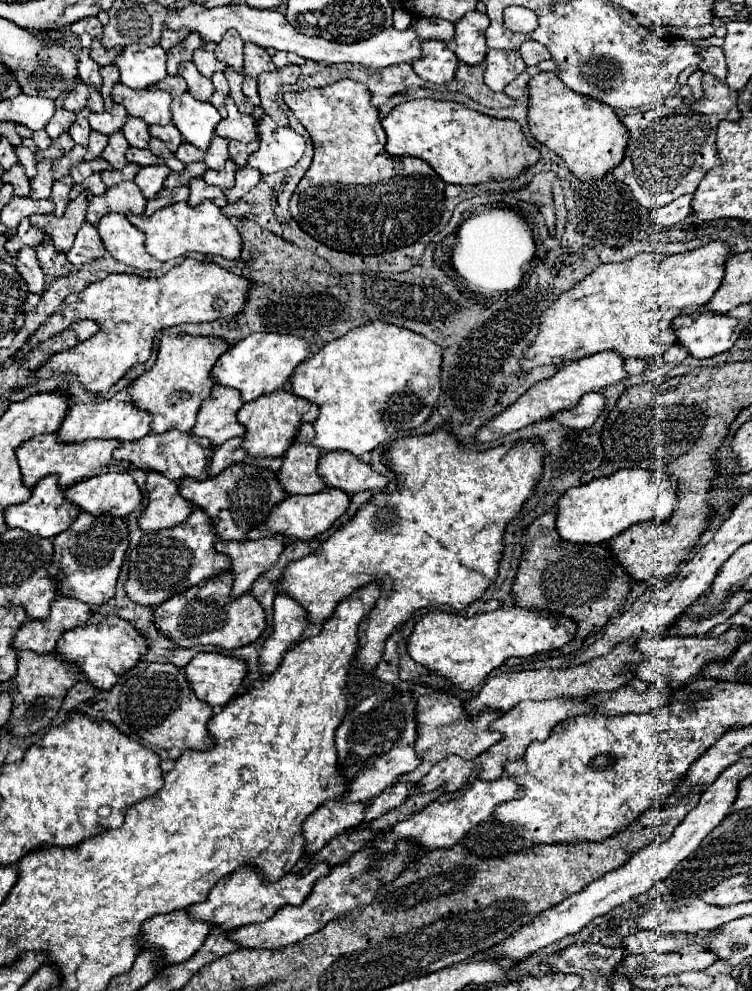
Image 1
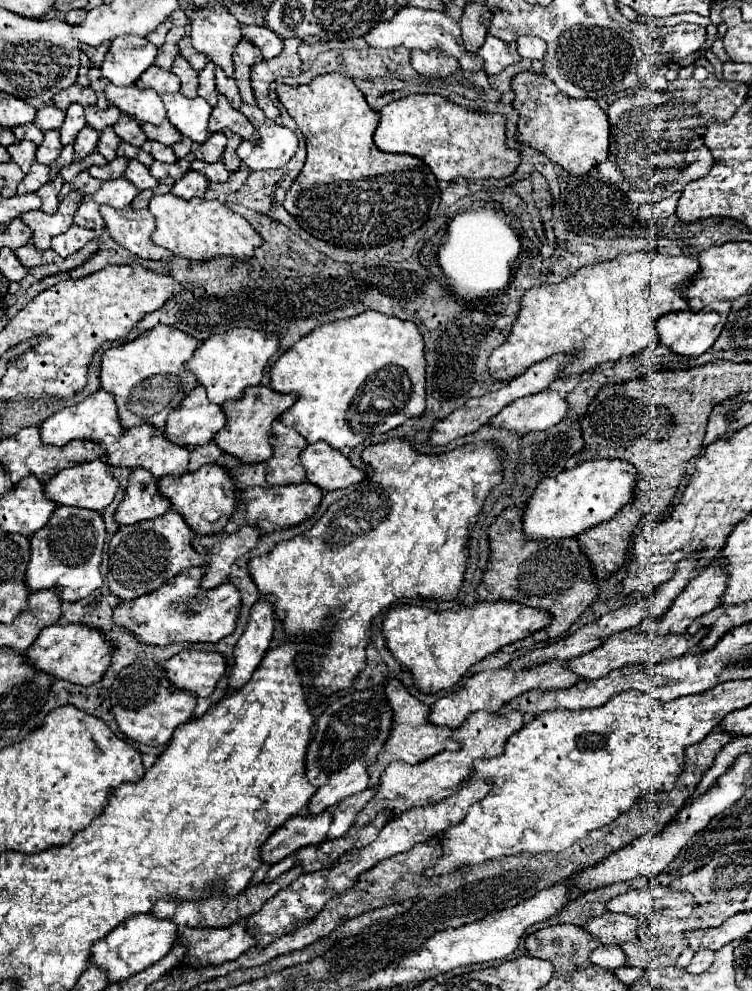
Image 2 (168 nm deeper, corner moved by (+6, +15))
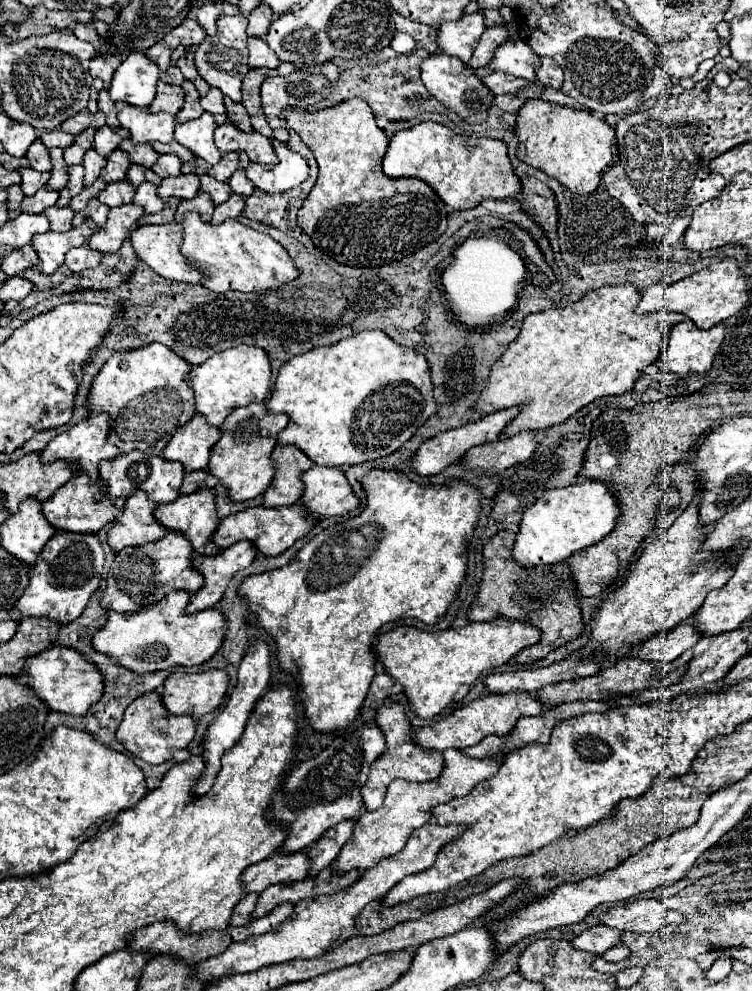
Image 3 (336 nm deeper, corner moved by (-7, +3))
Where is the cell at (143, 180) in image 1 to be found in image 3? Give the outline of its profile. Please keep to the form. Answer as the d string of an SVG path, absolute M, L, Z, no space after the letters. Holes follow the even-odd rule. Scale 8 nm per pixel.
M143 182L143 184L139 184L133 202L135 202L135 204L141 204L147 214L159 212L159 210L163 210L163 206L165 206L165 200L157 194L157 186L155 186L153 182Z

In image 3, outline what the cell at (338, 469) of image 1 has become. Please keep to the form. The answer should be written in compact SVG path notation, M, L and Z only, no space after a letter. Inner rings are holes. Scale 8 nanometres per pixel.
M313 466L303 472L301 480L305 482L301 502L321 518L341 516L359 506L359 498L339 468Z

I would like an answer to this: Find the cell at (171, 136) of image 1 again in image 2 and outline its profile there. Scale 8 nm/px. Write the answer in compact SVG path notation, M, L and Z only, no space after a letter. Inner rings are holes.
M164 120L160 126L152 126L152 124L142 124L142 130L144 134L148 136L148 140L156 140L156 142L162 142L164 146L172 146L176 142L182 140L182 134L172 128L172 124L168 120Z

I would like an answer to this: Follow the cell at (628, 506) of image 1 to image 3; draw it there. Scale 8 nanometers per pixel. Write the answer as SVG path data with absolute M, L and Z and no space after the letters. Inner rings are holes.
M585 480L581 484L571 484L565 488L553 488L525 510L515 540L513 558L521 566L557 564L571 554L603 540L615 528L619 516L619 500L601 480Z

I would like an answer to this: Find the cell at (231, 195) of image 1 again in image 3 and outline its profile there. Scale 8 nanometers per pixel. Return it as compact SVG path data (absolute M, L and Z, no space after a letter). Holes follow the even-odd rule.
M233 194L229 200L225 200L215 208L215 214L211 218L213 224L221 224L225 218L237 218L243 212L243 206L245 206L245 198L239 194Z

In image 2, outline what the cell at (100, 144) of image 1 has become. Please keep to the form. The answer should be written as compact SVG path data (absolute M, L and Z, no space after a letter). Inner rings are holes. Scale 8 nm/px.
M86 126L86 128L82 128L80 130L80 134L78 134L78 138L76 138L76 142L74 142L74 158L76 160L82 160L82 158L86 158L88 154L92 154L94 150L96 150L96 144L98 144L98 132L94 130L94 128L90 128L90 126Z

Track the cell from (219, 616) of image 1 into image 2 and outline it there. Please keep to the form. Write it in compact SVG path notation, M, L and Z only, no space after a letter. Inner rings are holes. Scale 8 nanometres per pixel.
M188 568L180 572L156 592L120 602L112 616L120 628L134 634L138 642L150 646L170 646L174 642L218 642L234 632L234 624L240 610L240 592L224 582L214 590L202 590L200 580L204 568Z

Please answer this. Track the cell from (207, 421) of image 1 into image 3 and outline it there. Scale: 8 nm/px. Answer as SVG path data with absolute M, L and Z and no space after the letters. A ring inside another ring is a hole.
M195 414L187 424L183 424L163 450L163 458L177 460L187 472L205 470L211 458L211 448L219 440L221 428L207 424L203 414Z

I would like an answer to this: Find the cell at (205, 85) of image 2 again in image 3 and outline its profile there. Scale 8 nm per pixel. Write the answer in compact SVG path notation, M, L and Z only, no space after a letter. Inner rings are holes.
M211 88L207 92L207 96L201 98L201 106L213 114L217 124L225 124L227 122L227 112L225 112L225 104L223 104L223 94L219 92L219 88Z

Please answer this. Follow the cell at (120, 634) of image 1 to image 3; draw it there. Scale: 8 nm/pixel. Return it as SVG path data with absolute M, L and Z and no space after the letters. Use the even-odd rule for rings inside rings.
M51 646L45 652L27 658L23 672L19 674L23 684L31 686L35 694L47 702L51 710L67 712L67 714L85 714L91 704L99 702L99 696L105 692L103 674L95 664L85 660L81 652L67 646Z

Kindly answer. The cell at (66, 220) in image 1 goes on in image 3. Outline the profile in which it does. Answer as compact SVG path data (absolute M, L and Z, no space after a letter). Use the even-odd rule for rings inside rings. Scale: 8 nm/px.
M89 218L71 228L69 232L45 232L33 238L33 248L39 254L41 260L41 272L45 274L53 274L63 262L65 262L65 254L69 248L73 246L81 246L87 242L87 238L95 232L95 222L91 222Z

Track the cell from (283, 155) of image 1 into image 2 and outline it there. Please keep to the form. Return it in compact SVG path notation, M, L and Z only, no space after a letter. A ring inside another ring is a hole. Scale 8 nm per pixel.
M242 104L240 112L254 124L258 132L256 142L242 142L238 146L238 156L250 170L274 170L290 162L298 150L298 138L290 128L268 122L258 106Z

